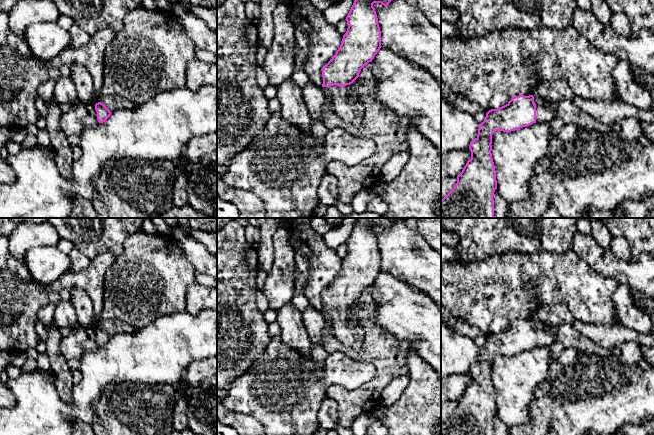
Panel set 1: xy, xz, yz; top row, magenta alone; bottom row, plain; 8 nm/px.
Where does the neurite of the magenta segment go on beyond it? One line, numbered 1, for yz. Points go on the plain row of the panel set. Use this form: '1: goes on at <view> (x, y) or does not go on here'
1: goes on at yz (544, 337)

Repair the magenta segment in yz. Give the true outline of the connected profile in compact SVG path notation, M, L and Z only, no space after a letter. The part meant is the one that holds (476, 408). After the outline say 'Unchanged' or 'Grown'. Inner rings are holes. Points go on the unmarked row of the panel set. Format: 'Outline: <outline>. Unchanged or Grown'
Outline: M533 319L513 321L506 329L491 333L479 348L477 361L470 366L471 383L457 400L453 413L441 423L441 435L494 435L494 416L497 413L495 390L492 383L492 359L495 355L511 356L533 347L550 346L557 342L555 333L542 322Z. Grown

